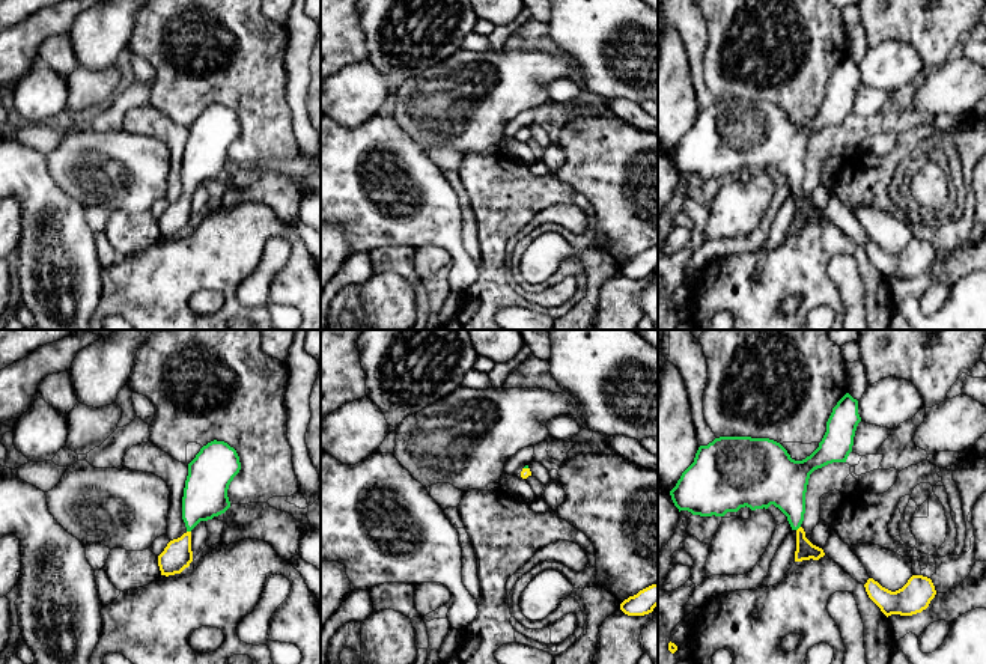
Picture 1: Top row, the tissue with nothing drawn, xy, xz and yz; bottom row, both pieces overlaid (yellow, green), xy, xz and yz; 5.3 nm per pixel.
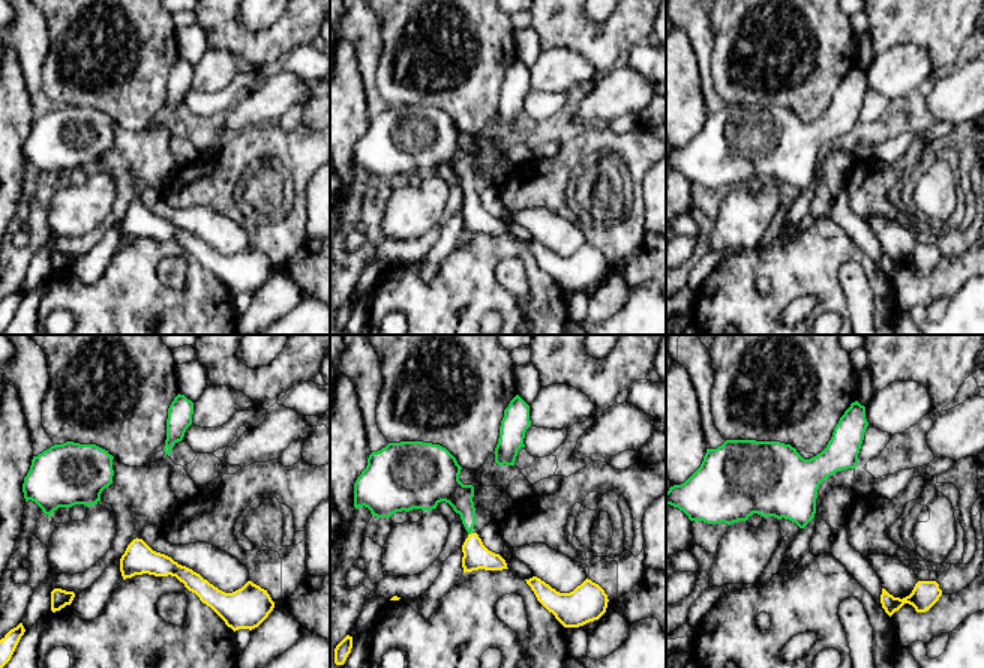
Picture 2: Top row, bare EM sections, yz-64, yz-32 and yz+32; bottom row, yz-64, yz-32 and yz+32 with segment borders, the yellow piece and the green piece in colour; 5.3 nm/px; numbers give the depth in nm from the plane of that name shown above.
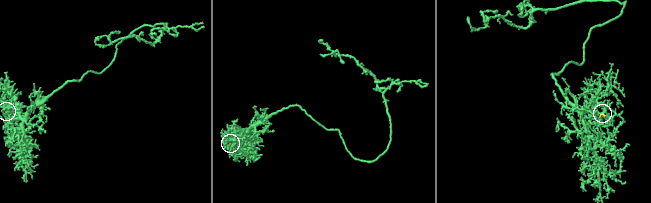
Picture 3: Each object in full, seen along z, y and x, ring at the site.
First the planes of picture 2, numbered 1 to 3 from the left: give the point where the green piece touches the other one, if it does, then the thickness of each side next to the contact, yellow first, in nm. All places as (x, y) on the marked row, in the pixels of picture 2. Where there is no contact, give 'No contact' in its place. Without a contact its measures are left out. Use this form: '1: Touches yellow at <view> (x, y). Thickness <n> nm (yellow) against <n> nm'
1: No contact
2: Touches yellow at yz-32 (471, 533). Thickness 140 nm (yellow) against 140 nm
3: No contact

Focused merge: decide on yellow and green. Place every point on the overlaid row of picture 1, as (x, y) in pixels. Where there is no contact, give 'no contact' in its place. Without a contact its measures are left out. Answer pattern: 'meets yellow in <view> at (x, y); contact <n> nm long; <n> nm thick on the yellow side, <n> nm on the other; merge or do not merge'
meets yellow in xy at (188, 532); contact 30 nm long; 160 nm thick on the yellow side, 240 nm on the other; merge

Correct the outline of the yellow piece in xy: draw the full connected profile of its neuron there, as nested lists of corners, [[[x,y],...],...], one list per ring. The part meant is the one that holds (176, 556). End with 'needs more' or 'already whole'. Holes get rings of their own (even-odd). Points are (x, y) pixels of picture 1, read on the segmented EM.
[[[211,441],[188,464],[182,497],[182,519],[187,532],[167,544],[158,556],[161,575],[181,574],[193,562],[191,530],[230,507],[227,489],[239,473],[236,450],[224,441]]]; needs more

